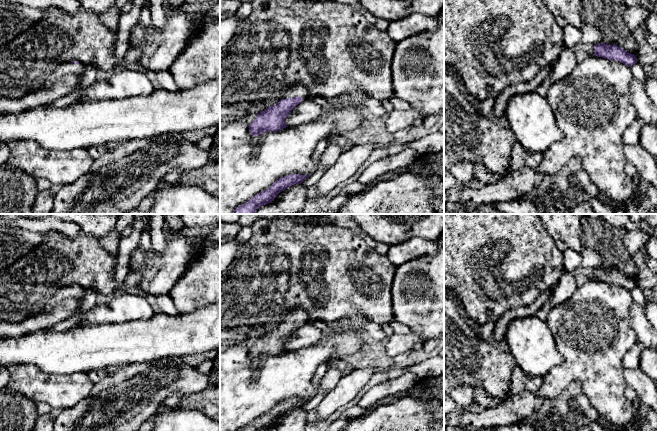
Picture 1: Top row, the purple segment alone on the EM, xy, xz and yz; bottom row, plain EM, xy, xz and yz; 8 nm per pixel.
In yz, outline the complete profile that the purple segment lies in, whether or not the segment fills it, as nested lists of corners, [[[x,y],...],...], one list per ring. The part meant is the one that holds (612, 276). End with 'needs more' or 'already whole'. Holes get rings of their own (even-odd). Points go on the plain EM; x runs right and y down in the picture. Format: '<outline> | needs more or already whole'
[[[603,266],[596,268],[594,269],[594,278],[597,281],[619,285],[629,291],[637,287],[636,279],[627,276],[615,268],[608,269]]] | already whole

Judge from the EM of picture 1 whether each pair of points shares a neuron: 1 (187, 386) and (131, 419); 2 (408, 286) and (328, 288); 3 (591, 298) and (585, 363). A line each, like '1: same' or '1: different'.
1: same
2: different
3: same

